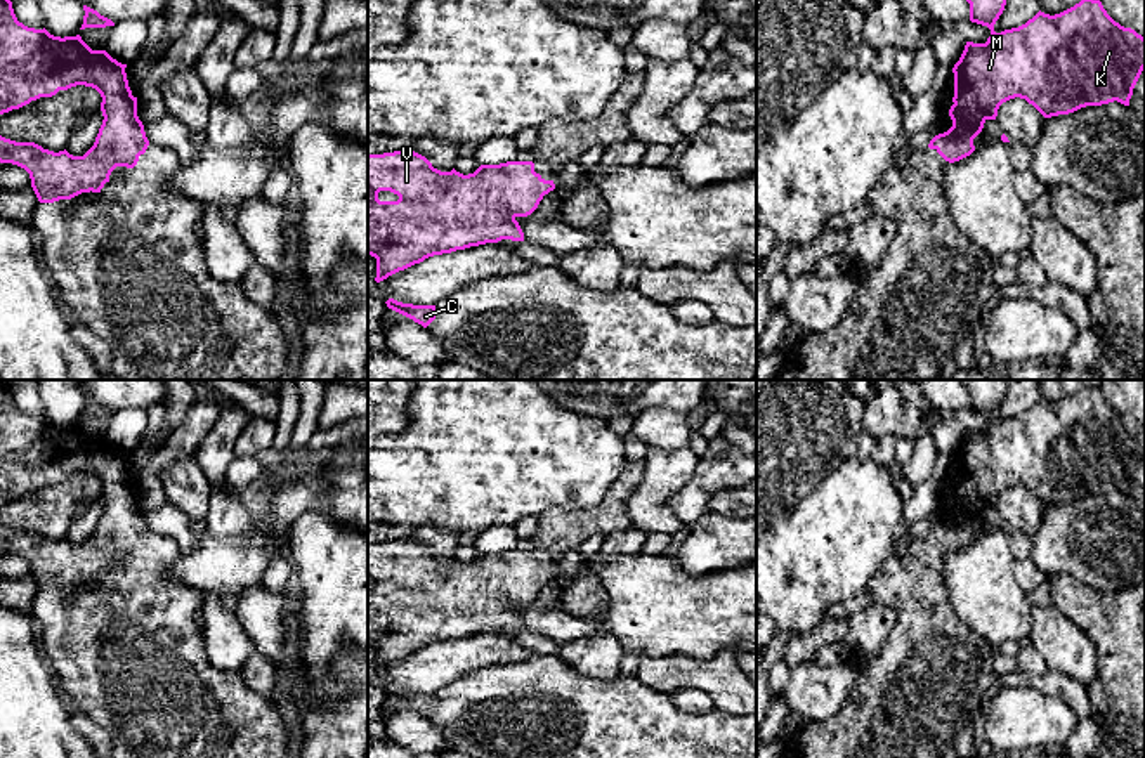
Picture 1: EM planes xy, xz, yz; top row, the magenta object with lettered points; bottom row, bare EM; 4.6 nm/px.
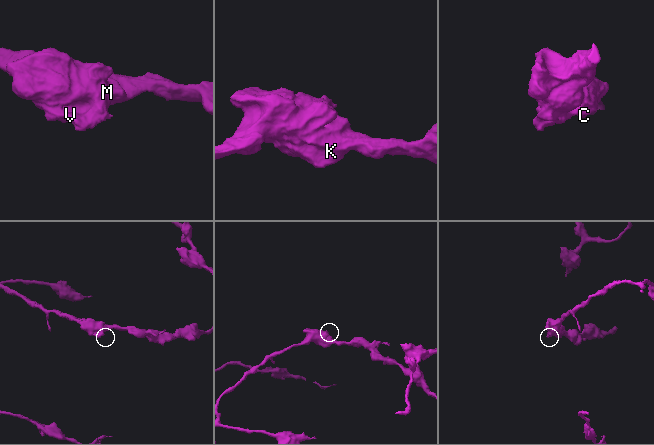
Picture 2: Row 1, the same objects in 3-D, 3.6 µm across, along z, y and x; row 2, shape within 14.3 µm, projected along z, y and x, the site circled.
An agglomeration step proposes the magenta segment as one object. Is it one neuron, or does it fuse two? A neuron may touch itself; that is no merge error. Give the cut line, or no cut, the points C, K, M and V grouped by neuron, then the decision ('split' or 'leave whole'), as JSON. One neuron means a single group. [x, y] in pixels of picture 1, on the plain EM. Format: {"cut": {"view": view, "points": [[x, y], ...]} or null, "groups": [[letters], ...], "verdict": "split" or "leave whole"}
{"cut": null, "groups": [["C", "K", "M", "V"]], "verdict": "leave whole"}

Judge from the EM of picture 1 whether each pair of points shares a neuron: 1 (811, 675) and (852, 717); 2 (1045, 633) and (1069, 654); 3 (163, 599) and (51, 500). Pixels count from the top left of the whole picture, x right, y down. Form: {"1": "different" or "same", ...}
{"1": "different", "2": "same", "3": "different"}

